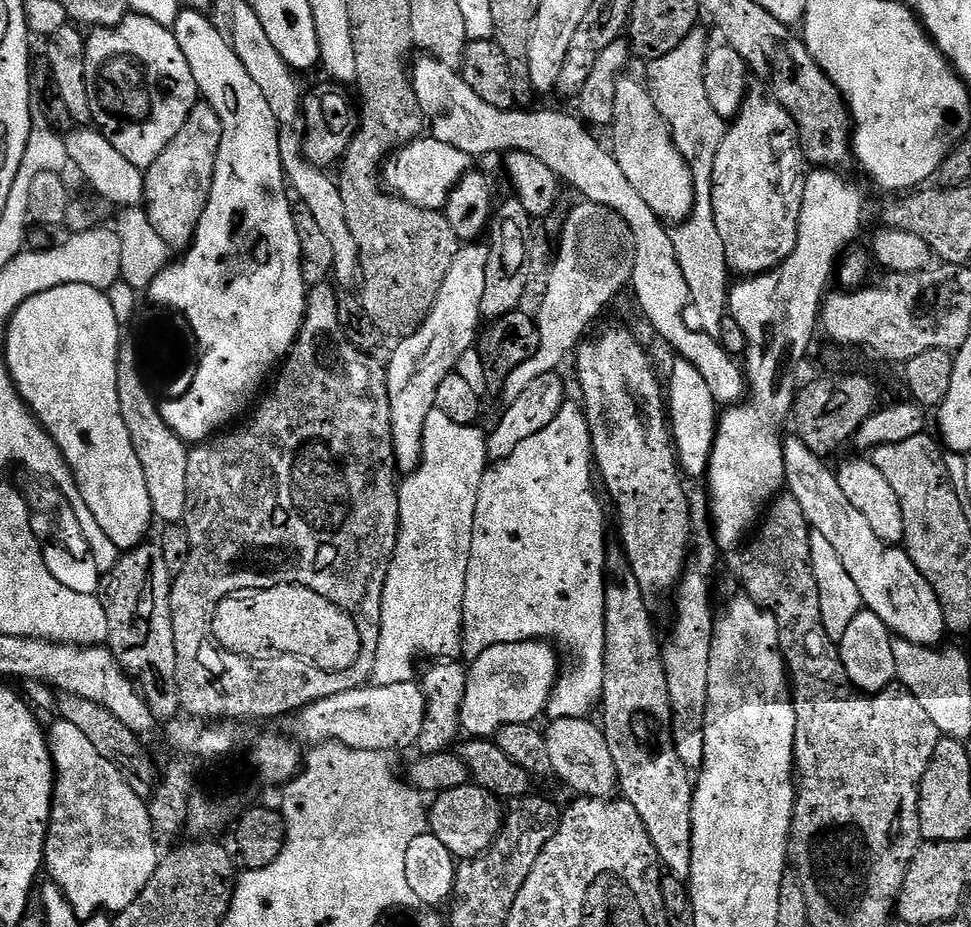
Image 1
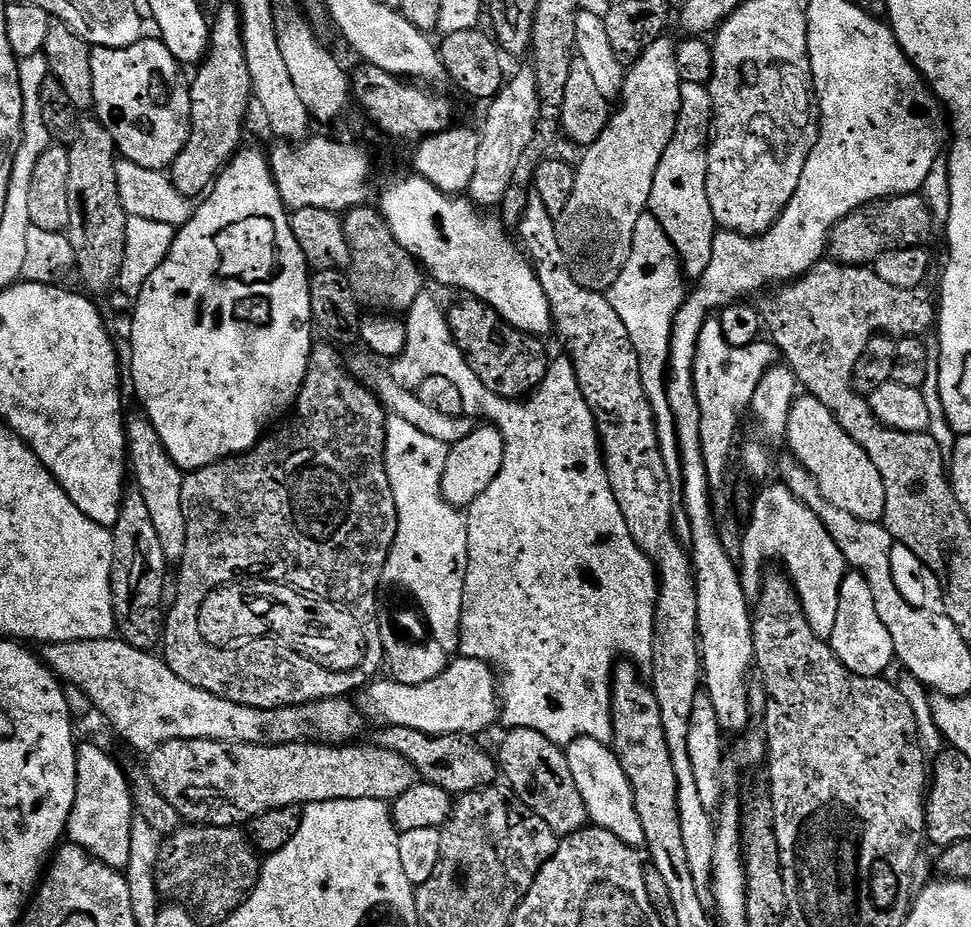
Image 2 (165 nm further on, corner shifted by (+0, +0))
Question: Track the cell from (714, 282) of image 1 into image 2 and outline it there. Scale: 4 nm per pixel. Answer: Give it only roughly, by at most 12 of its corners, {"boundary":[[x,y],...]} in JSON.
{"boundary":[[681,83],[674,138],[648,211],[685,277],[710,266],[718,225],[706,194],[712,99]]}

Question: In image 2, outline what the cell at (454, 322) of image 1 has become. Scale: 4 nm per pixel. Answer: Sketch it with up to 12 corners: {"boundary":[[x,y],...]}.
{"boundary":[[531,67],[487,105],[467,195],[492,210],[540,117]]}

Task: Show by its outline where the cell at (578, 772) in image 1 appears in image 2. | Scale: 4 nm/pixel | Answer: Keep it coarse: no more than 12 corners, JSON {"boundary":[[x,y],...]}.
{"boundary":[[605,741],[567,745],[589,821],[644,844],[626,770]]}

